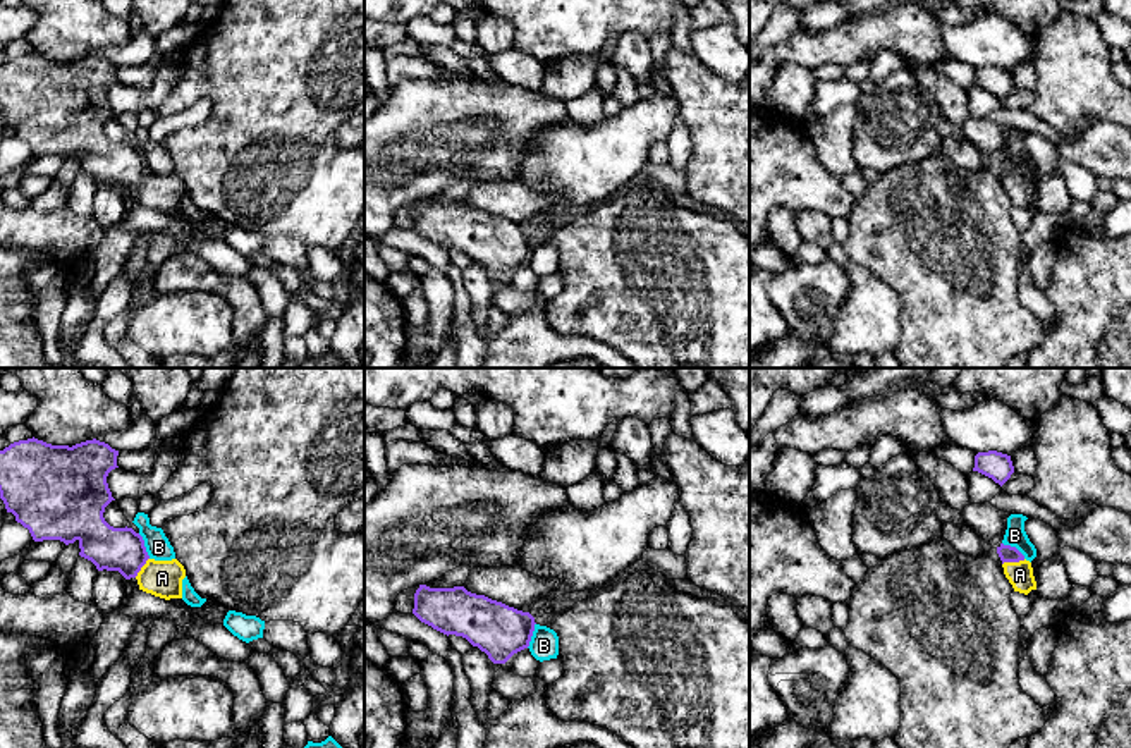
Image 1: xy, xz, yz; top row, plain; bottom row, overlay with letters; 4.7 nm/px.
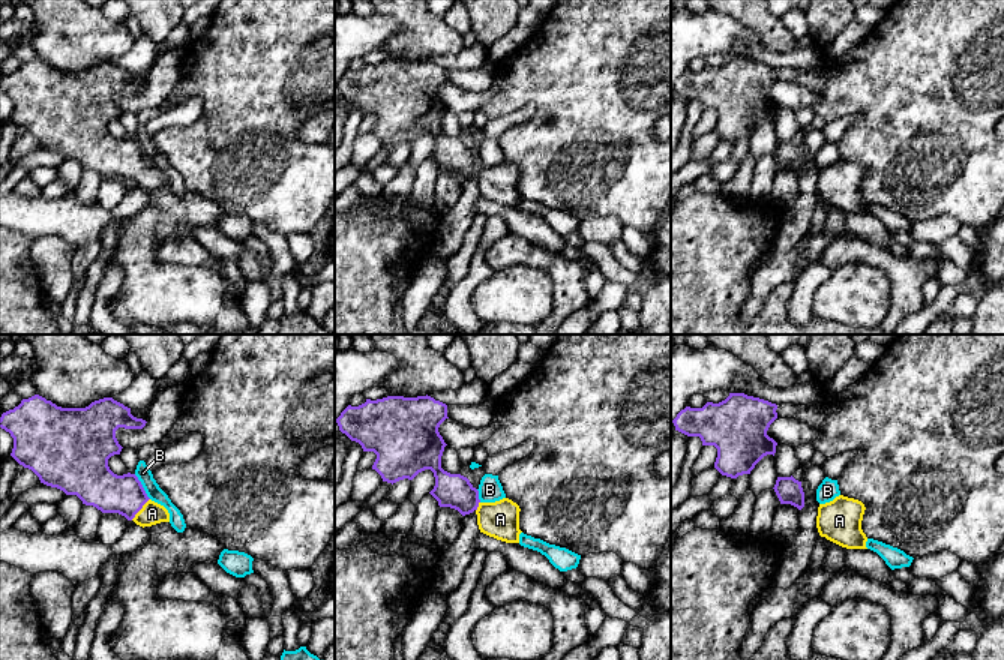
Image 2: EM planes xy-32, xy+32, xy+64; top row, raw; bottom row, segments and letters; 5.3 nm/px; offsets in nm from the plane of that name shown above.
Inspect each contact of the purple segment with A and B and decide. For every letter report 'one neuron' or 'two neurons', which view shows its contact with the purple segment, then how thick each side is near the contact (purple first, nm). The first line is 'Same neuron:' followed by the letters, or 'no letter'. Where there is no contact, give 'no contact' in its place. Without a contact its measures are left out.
Same neuron: A
A: one neuron | yz | 80/120 nm
B: two neurons | xy | 200/120 nm

